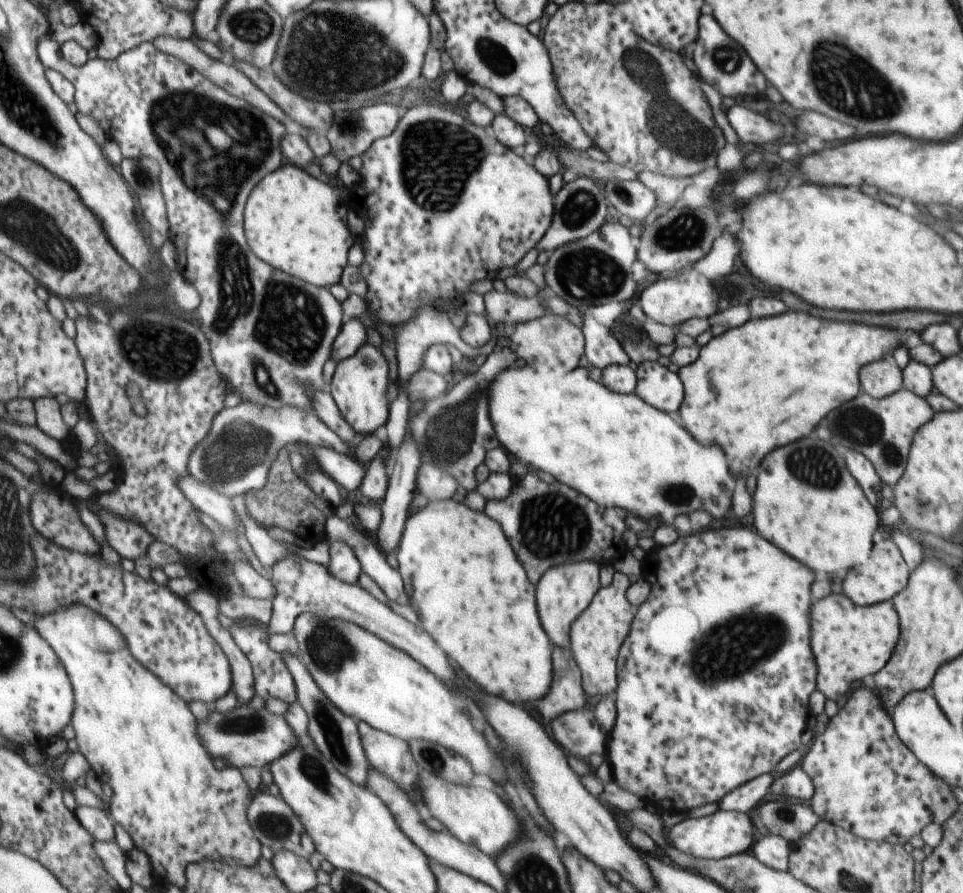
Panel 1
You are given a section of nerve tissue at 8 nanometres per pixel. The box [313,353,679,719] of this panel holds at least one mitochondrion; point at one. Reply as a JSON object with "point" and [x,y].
{"point":[551,526]}

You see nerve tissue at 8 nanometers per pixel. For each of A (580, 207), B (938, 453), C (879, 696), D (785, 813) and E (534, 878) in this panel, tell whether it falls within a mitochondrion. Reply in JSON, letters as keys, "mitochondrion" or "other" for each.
{"A":"mitochondrion","B":"other","C":"other","D":"mitochondrion","E":"mitochondrion"}

